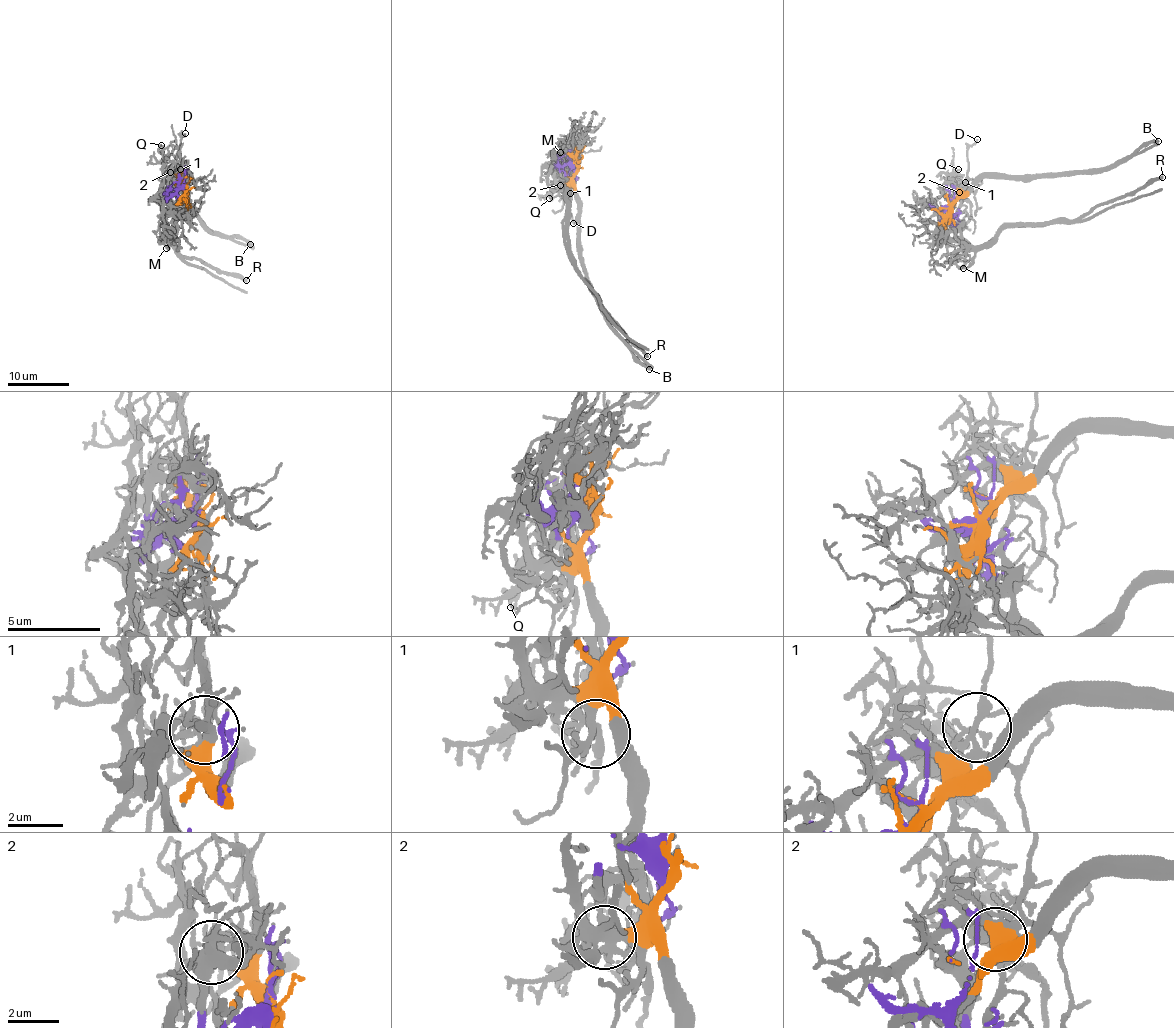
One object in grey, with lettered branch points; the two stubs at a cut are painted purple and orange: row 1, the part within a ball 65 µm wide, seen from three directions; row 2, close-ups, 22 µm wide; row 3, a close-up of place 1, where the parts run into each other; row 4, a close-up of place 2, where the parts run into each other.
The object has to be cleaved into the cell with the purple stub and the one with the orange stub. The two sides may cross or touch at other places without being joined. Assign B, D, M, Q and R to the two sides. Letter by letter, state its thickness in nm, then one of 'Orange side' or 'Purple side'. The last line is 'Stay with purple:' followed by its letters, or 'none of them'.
B: Thickness 240 nm. Orange side
D: Thickness 140 nm. Orange side
M: Thickness 120 nm. Purple side
Q: Thickness 100 nm. Orange side
R: Thickness 280 nm. Purple side
Stay with purple: M, R

